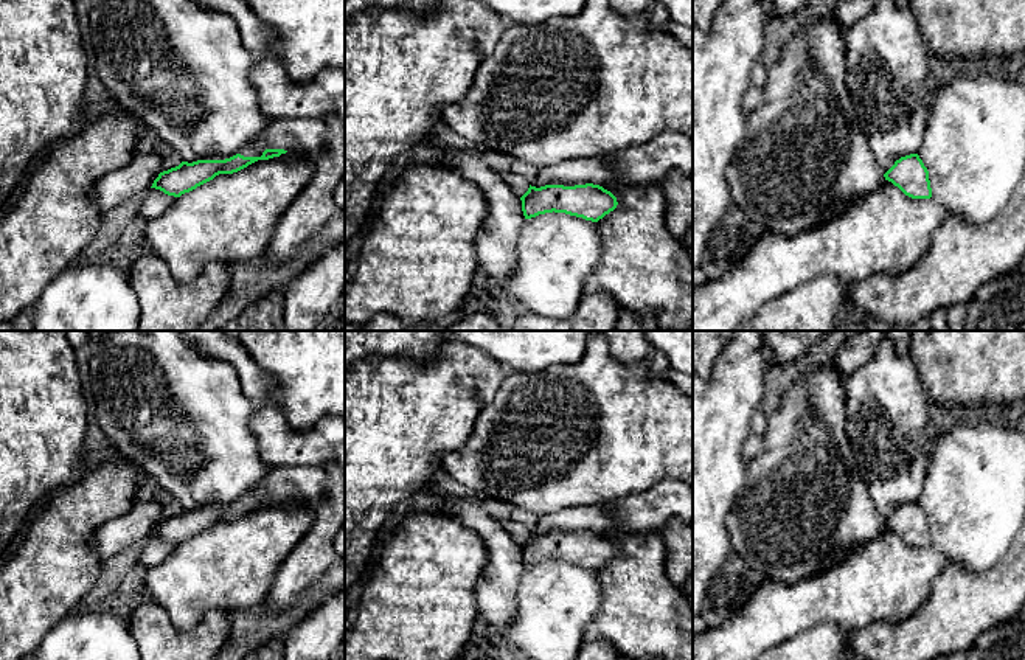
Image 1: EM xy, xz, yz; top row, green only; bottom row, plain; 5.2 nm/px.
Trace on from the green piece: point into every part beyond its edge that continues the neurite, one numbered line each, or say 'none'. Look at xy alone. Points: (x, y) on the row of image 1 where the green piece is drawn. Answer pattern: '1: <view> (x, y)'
1: xy (322, 140)

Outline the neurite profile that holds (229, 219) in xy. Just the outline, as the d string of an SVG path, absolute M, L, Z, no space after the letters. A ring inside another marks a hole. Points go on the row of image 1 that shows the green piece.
M303 152L258 160L238 172L219 174L177 197L160 217L148 221L144 238L179 283L193 281L211 262L231 266L252 261L262 255L281 216L314 174L315 166Z

